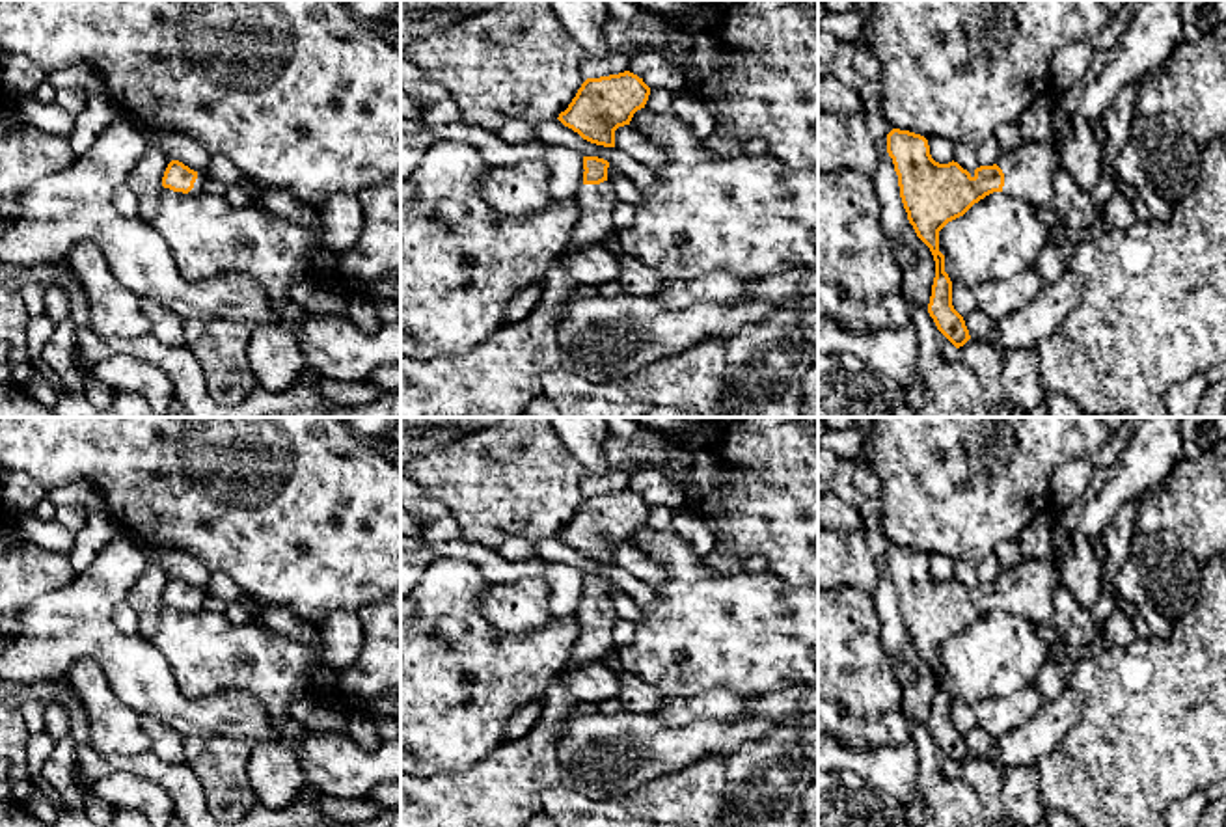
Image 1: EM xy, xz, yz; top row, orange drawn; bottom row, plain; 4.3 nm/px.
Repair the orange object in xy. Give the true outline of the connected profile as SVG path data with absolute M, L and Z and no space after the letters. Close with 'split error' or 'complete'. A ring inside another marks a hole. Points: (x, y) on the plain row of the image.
M171 577L164 589L162 603L183 611L201 611L205 605L205 590L190 587L179 577Z; split error

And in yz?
M892 546L887 551L887 570L898 592L907 637L935 678L928 730L937 747L960 766L971 752L952 723L952 698L939 669L939 648L993 609L1051 622L1053 594L1060 585L1060 559L1055 557L1051 563L1023 559L1015 568L1002 568L993 583L980 583L974 589L954 577L935 579L928 557L909 548Z; split error

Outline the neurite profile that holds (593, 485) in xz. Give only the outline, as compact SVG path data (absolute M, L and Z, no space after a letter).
M607 471L604 475L587 475L581 481L581 492L585 495L600 495L600 494L609 494L609 492L619 492L628 488L630 475L622 471Z

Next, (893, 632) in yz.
M855 462L855 484L865 494L865 503L859 508L865 525L863 536L878 566L878 583L872 594L881 622L881 641L891 656L894 674L904 687L915 680L915 671L902 656L907 630L900 615L898 592L894 589L892 576L887 570L887 551L892 544L883 535L885 501L881 481L876 471L870 471L863 462Z

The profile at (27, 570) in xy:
M22 540L0 553L0 633L15 639L24 611L58 585L75 581L69 555Z

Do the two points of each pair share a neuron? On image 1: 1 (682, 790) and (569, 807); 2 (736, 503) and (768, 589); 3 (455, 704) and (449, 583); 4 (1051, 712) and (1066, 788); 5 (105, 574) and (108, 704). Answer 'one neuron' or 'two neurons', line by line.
1: one neuron
2: two neurons
3: one neuron
4: two neurons
5: two neurons

